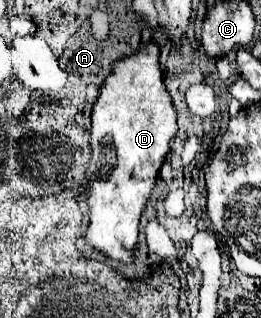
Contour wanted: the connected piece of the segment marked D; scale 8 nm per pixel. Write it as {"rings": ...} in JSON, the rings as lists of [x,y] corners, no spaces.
{"rings":[[[140,42],[138,50],[130,56],[122,56],[112,64],[108,78],[104,80],[98,100],[92,110],[92,160],[86,172],[90,194],[90,226],[86,232],[88,244],[102,254],[130,262],[136,252],[138,242],[138,222],[146,208],[146,200],[154,190],[156,176],[164,162],[164,156],[170,152],[170,142],[174,140],[178,126],[176,126],[176,108],[168,90],[164,88],[164,76],[160,70],[160,48],[156,42]]]}

